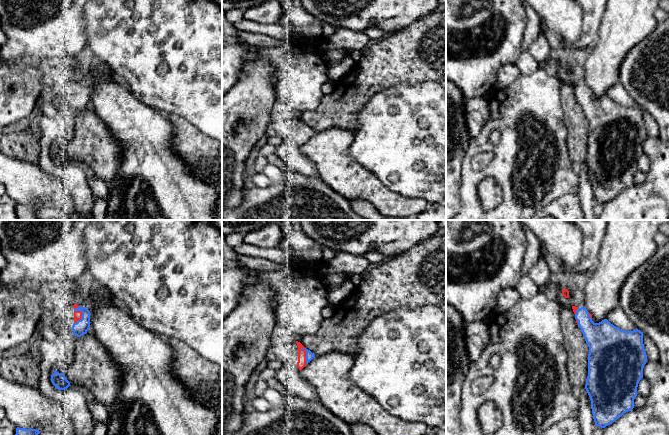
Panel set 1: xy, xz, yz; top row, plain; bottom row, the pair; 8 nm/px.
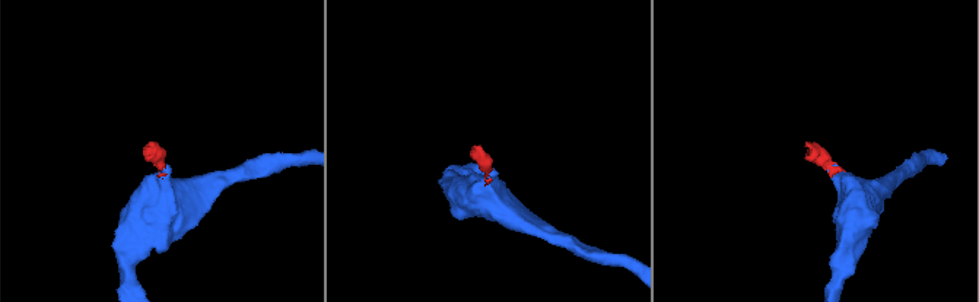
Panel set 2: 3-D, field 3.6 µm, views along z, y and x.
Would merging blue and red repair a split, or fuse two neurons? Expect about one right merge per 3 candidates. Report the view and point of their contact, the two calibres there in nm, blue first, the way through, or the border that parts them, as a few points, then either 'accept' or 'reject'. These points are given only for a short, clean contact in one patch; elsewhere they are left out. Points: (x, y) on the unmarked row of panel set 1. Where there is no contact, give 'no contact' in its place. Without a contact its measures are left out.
contact xy (82, 89); calibres 120 and 60 nm; way xy (81, 103), (82, 89), (77, 90); accept

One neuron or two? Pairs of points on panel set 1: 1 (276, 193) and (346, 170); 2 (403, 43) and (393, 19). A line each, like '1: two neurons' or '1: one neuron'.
1: two neurons
2: two neurons

